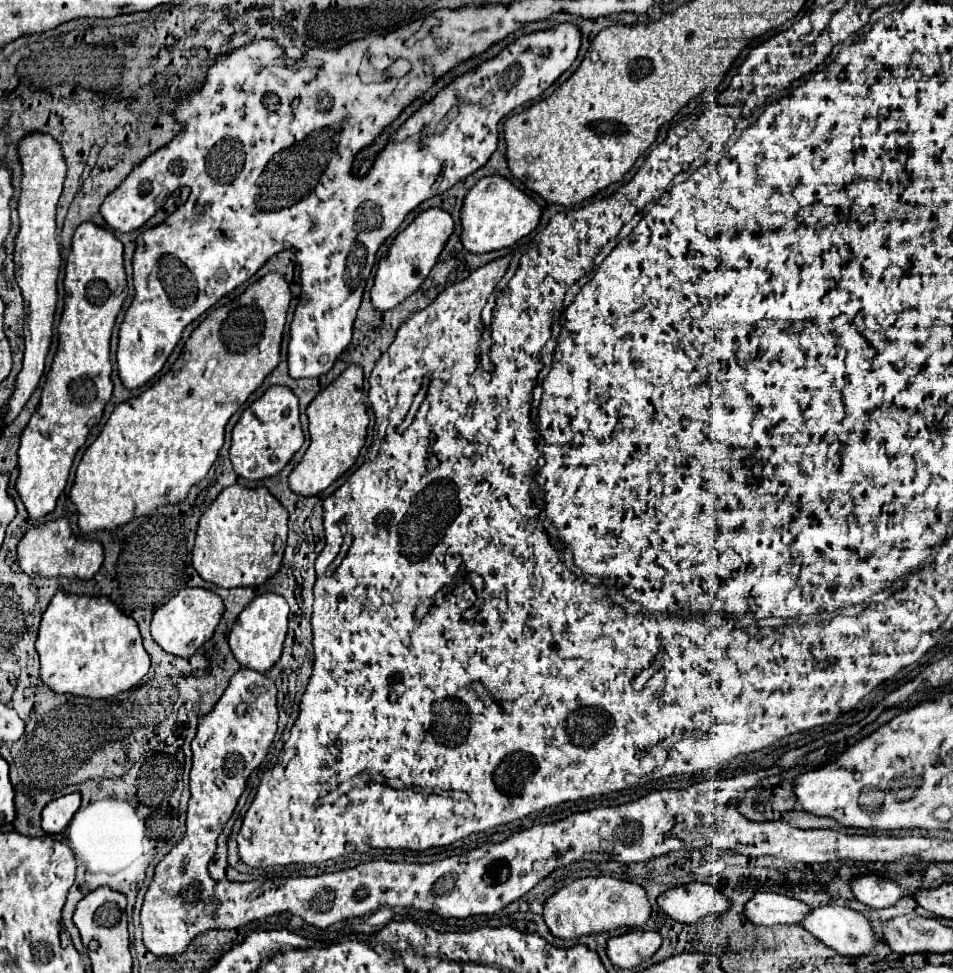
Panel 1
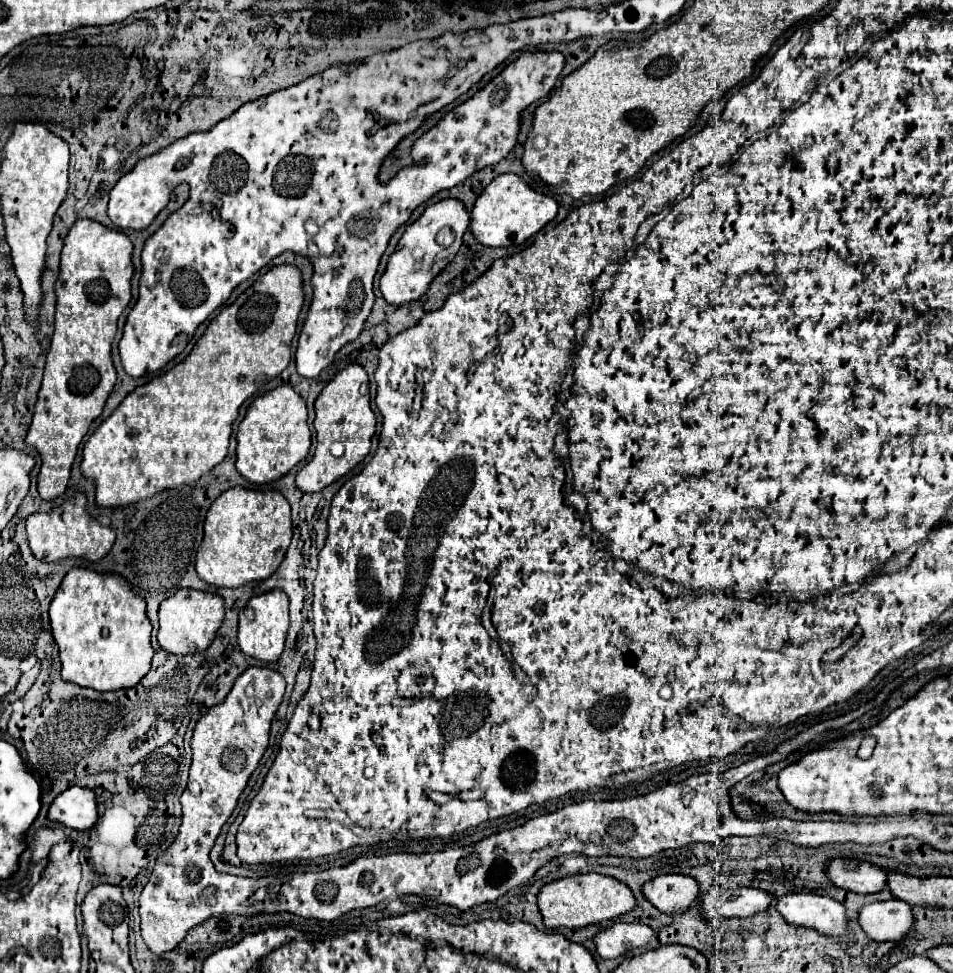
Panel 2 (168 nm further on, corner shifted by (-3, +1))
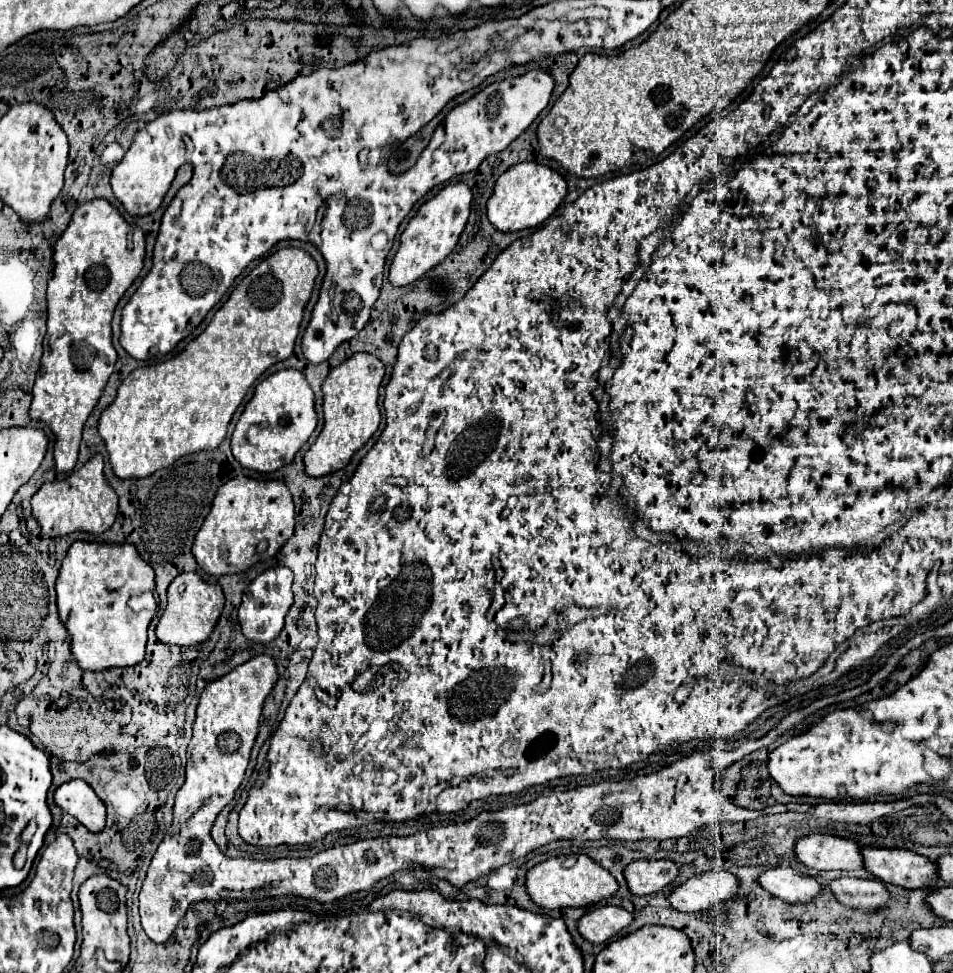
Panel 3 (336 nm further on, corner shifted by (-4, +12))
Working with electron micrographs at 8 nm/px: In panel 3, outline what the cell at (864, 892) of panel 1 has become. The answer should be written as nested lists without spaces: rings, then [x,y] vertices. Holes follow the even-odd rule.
[[[808,834],[796,842],[796,858],[808,868],[816,870],[856,870],[862,868],[860,846],[832,834]]]

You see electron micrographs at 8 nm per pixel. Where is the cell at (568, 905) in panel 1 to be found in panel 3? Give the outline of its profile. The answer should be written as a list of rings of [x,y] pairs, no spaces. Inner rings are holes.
[[[586,854],[576,856],[576,862],[572,866],[566,866],[566,856],[556,856],[556,858],[548,858],[546,862],[540,862],[536,866],[532,866],[526,874],[526,890],[528,896],[542,908],[566,908],[566,906],[592,906],[598,904],[600,900],[612,896],[618,890],[618,884],[614,880],[614,876],[604,870],[600,864],[596,864],[592,858],[588,858]]]

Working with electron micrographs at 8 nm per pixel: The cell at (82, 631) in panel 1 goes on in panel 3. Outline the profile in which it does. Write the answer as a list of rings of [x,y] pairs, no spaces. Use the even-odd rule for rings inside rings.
[[[76,540],[60,568],[60,576],[56,580],[56,594],[58,594],[58,612],[60,620],[64,622],[66,630],[72,636],[72,652],[78,660],[78,664],[84,670],[106,670],[106,668],[126,668],[134,666],[144,660],[146,654],[146,632],[157,612],[158,606],[154,611],[141,610],[132,612],[128,608],[128,600],[144,590],[154,592],[154,570],[144,562],[130,544],[122,546],[110,546],[110,544],[98,544],[98,542],[82,542]]]

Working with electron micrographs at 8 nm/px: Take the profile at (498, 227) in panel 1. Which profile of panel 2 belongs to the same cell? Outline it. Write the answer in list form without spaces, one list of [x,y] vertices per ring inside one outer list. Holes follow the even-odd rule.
[[[499,175],[483,189],[475,201],[475,207],[471,211],[471,231],[475,239],[485,247],[521,245],[531,235],[539,233],[557,215],[557,209],[559,205],[553,197],[533,191],[517,175]]]

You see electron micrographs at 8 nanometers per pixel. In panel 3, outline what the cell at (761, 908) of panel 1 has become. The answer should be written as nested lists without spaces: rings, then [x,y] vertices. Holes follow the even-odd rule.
[[[708,870],[676,886],[668,896],[670,908],[678,912],[702,912],[714,904],[728,902],[736,896],[738,880],[726,870]]]

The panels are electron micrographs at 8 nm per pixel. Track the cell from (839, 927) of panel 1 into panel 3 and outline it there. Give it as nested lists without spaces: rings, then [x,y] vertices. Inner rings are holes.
[[[774,866],[758,876],[758,884],[784,902],[812,902],[822,890],[818,882],[792,866]]]

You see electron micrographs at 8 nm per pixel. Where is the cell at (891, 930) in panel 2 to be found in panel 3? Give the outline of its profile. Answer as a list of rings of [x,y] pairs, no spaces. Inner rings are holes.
[[[838,878],[828,884],[830,892],[850,908],[864,908],[874,910],[888,902],[890,894],[888,890],[876,882],[876,880],[864,880],[864,878]]]

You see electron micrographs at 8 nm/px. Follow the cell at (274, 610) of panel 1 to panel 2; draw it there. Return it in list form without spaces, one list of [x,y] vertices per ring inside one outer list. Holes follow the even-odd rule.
[[[279,589],[257,595],[249,601],[249,605],[245,605],[245,609],[239,613],[237,643],[239,643],[239,649],[247,657],[253,657],[263,663],[273,663],[279,659],[279,655],[283,653],[283,647],[285,647],[285,635],[287,635],[287,627],[289,627],[289,609],[287,607],[289,607],[289,597]]]

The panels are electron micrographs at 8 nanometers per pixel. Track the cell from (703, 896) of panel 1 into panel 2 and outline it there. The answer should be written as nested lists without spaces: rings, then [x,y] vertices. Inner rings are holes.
[[[661,875],[643,885],[645,897],[663,913],[685,913],[699,897],[699,883],[687,875]]]

